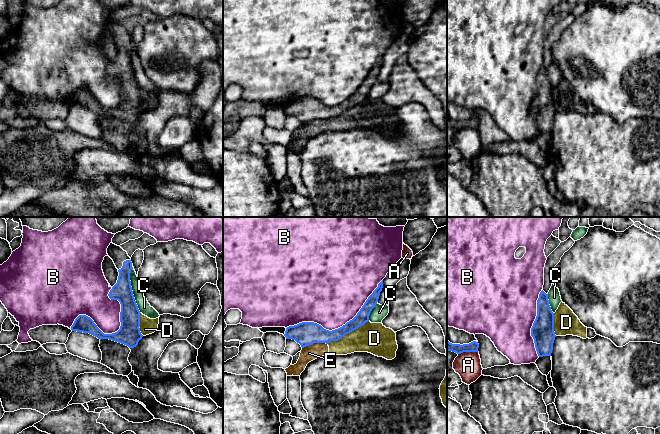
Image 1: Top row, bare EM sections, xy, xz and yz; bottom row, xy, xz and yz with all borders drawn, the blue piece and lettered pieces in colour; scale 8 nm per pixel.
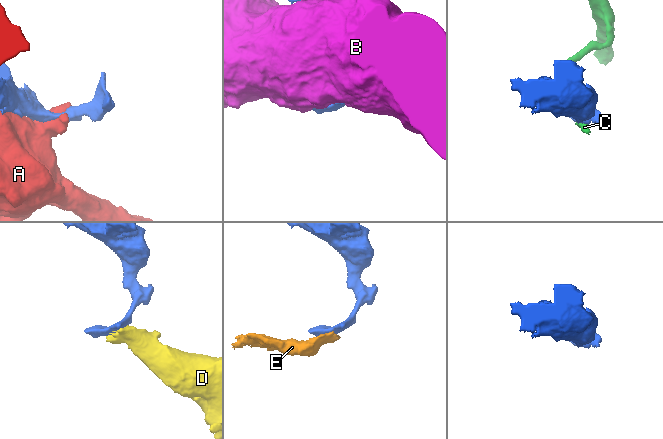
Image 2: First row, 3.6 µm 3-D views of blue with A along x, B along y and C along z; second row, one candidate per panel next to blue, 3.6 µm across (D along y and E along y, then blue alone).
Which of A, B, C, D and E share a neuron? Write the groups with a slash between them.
A / B / C / D E

